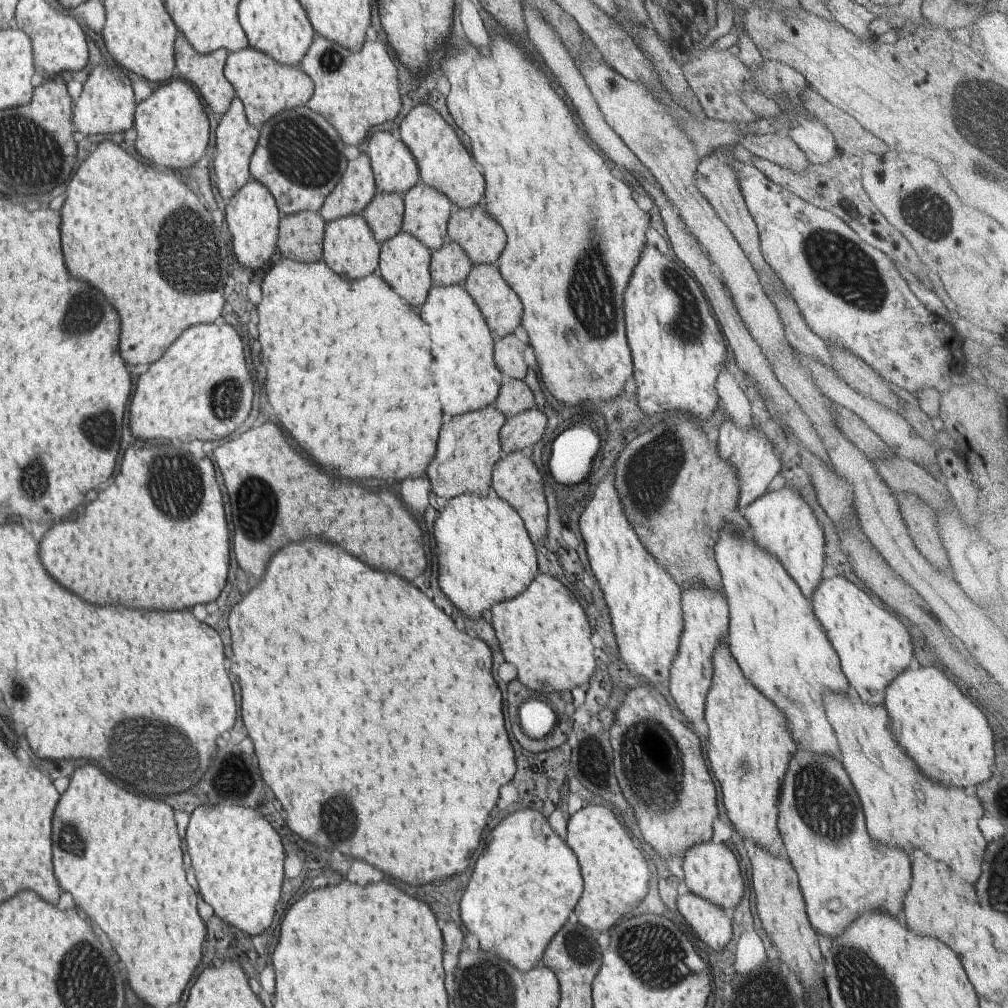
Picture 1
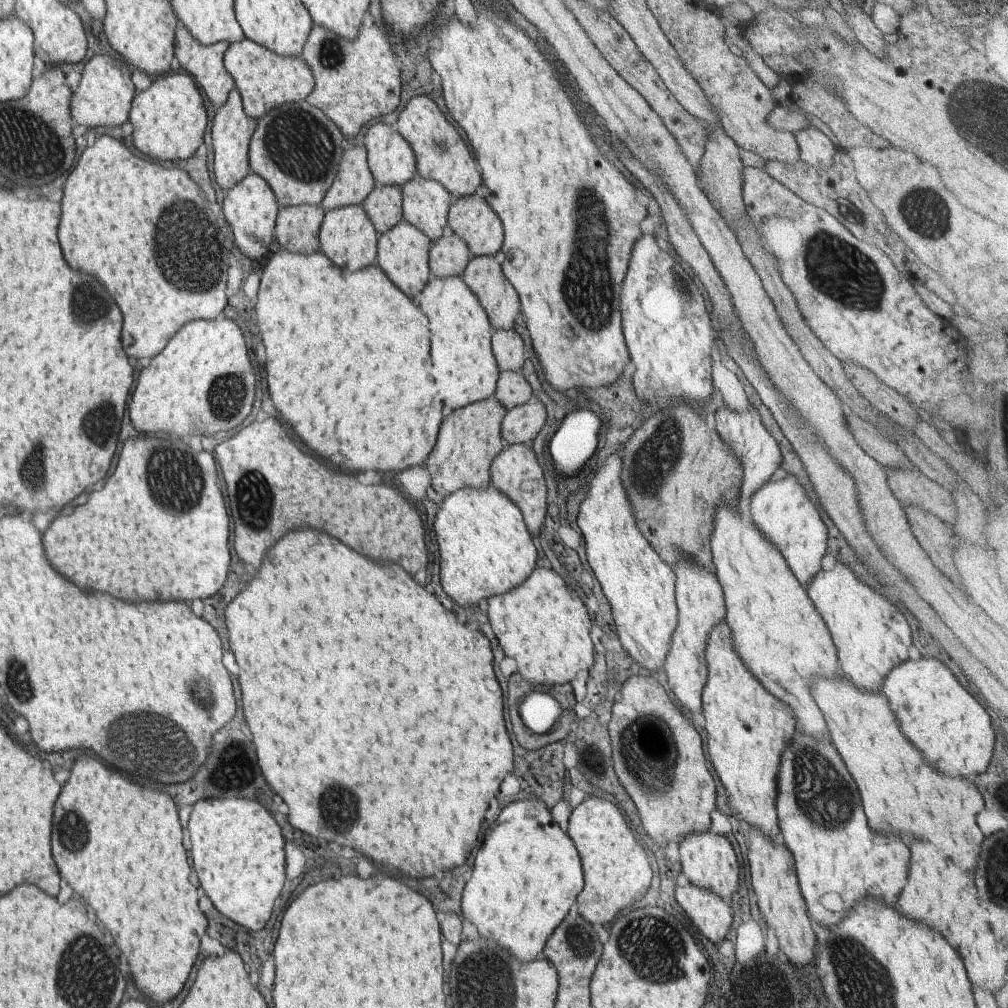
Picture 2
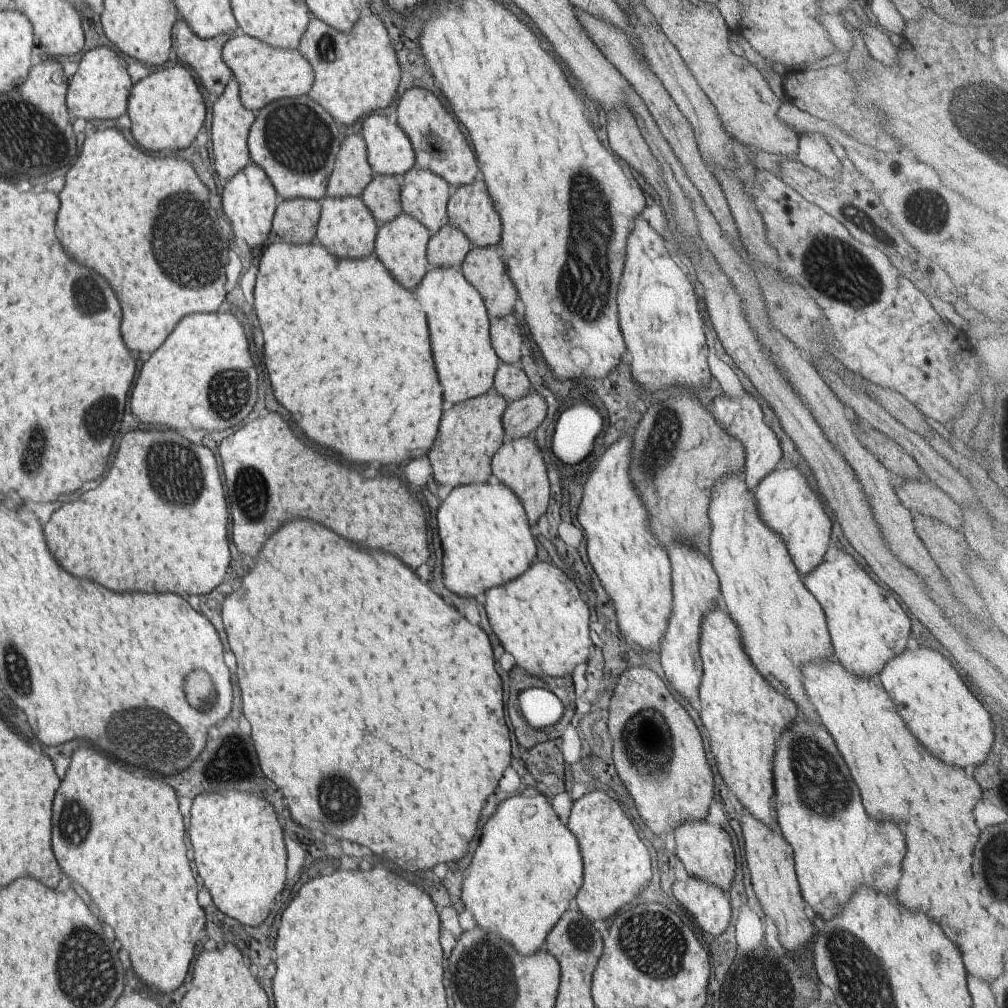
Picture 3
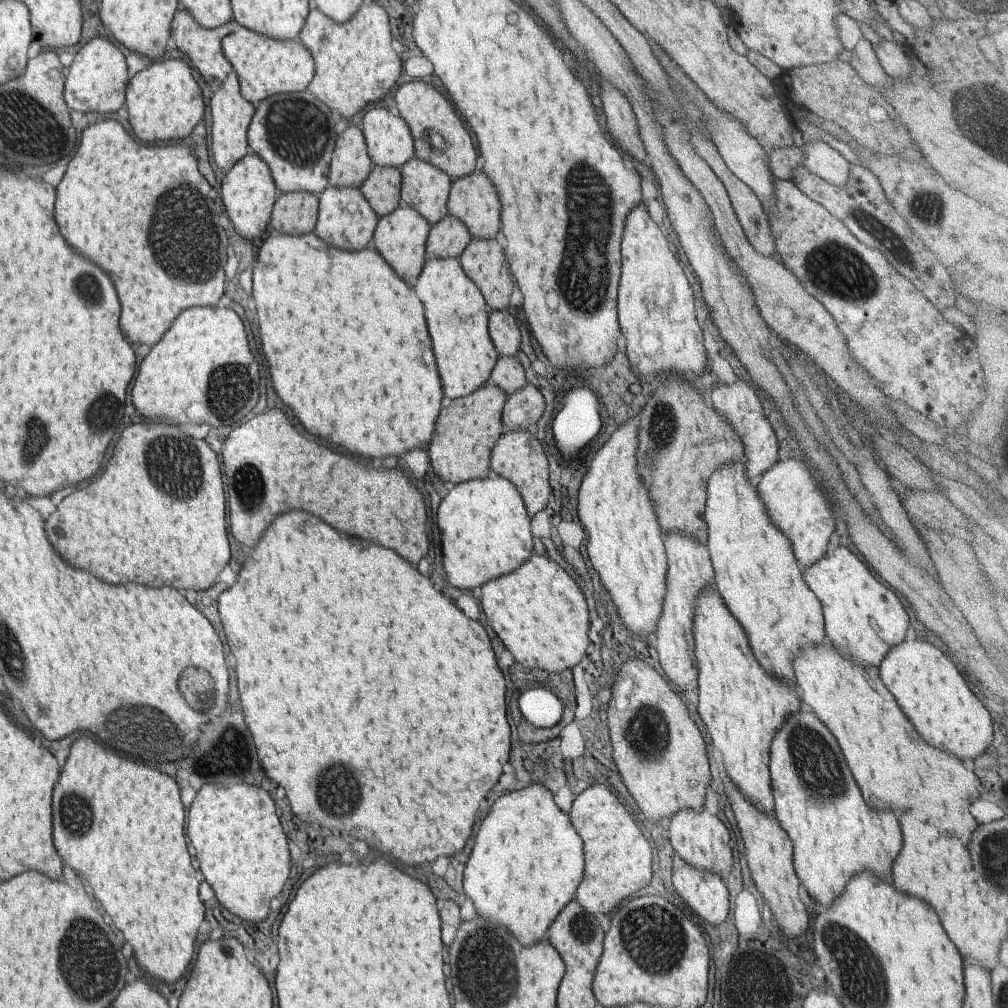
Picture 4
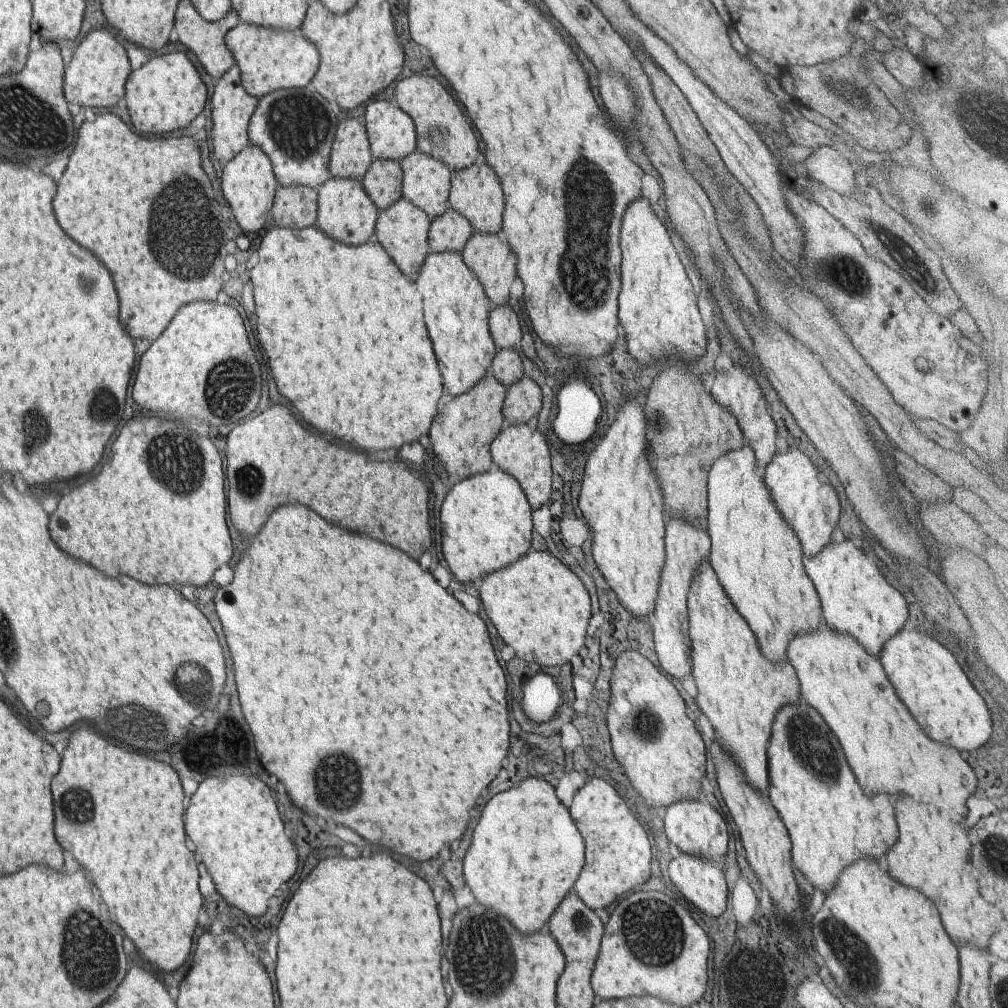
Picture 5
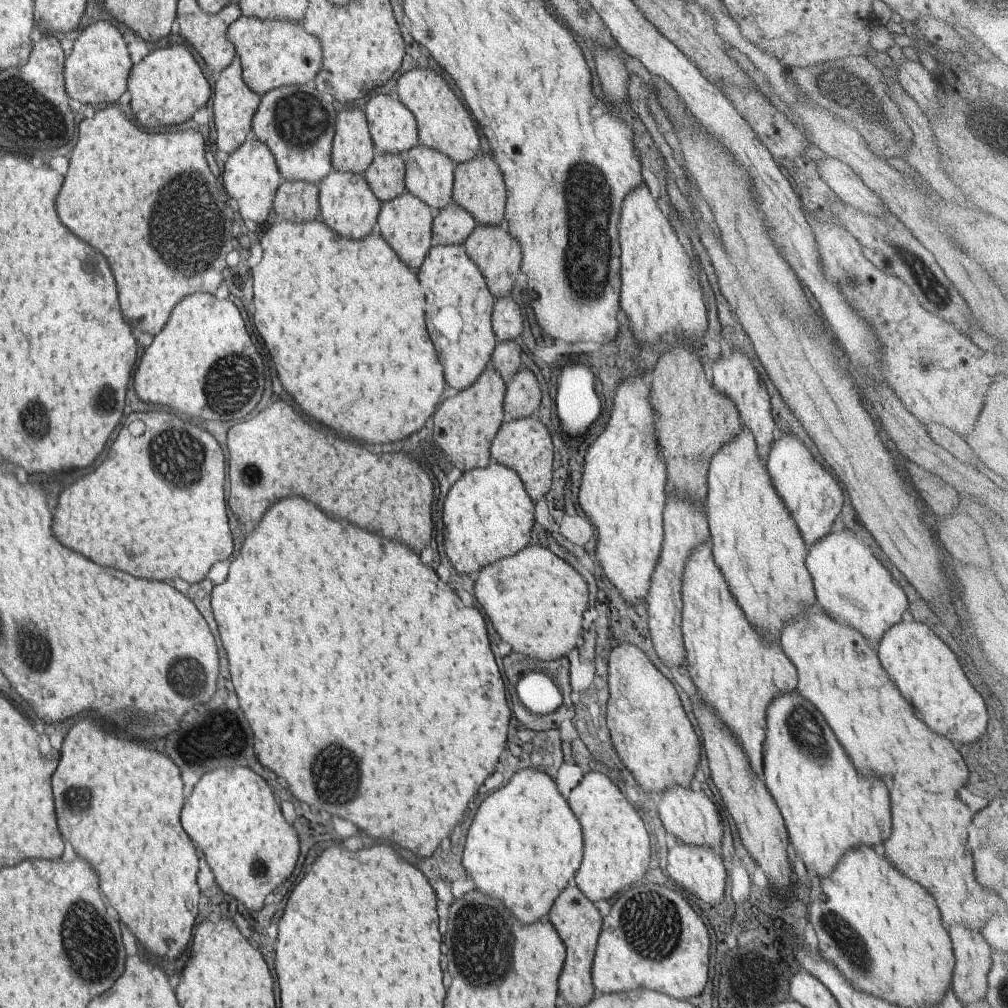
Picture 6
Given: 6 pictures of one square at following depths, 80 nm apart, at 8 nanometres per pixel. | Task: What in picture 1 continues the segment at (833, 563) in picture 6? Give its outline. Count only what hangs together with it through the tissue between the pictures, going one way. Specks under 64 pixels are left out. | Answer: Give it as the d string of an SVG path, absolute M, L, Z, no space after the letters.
M837 574L832 579L822 579L820 586L813 592L810 603L826 638L839 656L842 672L860 700L871 707L883 704L888 685L900 674L910 669L915 648L904 623L890 610L884 608L875 597L865 594L846 577Z

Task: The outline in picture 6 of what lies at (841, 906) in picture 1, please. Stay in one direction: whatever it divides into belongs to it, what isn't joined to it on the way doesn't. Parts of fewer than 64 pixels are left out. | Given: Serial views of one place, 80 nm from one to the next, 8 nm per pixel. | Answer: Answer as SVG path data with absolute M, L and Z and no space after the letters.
M798 690L784 693L768 705L766 738L762 750L762 779L783 816L789 843L810 875L818 875L820 879L827 877L850 848L864 844L881 849L886 838L890 838L892 822L888 788L880 780L870 782L858 776L850 756L844 752L844 747L822 713Z

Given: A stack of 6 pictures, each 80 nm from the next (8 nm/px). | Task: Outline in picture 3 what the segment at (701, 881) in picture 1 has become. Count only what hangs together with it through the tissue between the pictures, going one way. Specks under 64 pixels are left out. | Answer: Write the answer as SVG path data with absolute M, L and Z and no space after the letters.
M706 820L685 821L673 832L677 846L677 855L690 877L706 881L729 893L736 869L736 858L730 836L724 829L715 828Z

